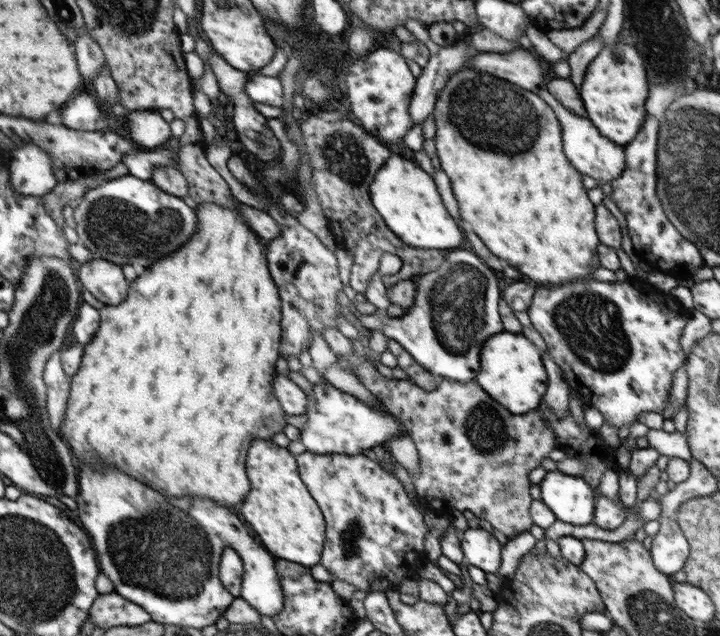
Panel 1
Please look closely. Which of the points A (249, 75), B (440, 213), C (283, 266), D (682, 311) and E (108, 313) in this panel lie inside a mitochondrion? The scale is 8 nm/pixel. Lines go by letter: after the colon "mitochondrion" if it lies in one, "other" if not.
A: other
B: other
C: other
D: other
E: other

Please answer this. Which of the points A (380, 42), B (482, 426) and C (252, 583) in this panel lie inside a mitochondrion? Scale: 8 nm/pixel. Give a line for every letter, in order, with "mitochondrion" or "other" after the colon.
A: other
B: mitochondrion
C: other

